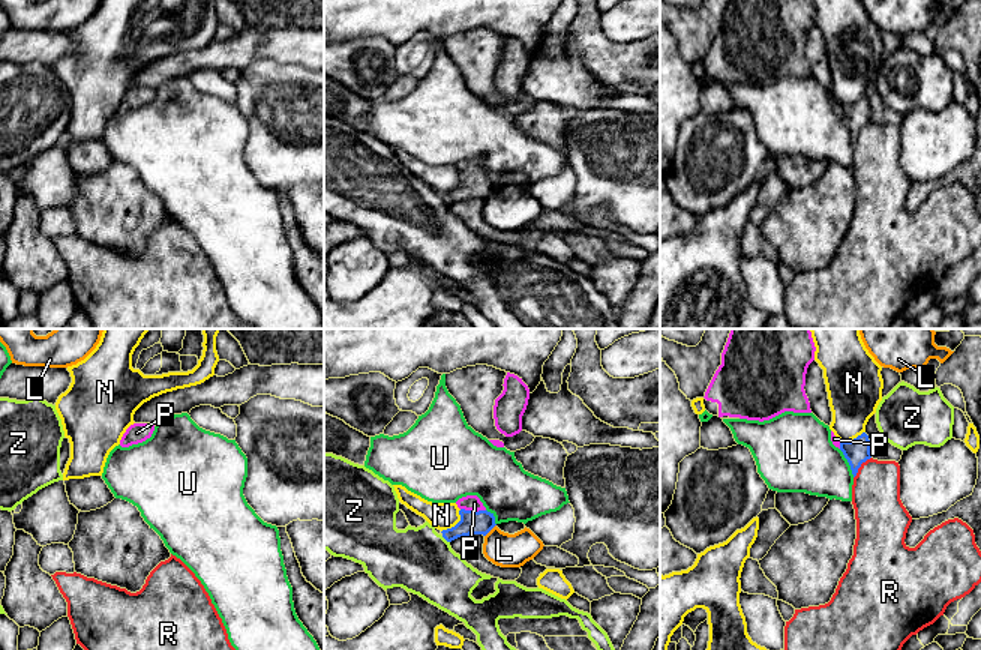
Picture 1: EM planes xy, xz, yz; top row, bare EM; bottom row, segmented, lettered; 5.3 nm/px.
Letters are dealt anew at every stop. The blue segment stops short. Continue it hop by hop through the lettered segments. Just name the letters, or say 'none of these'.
P

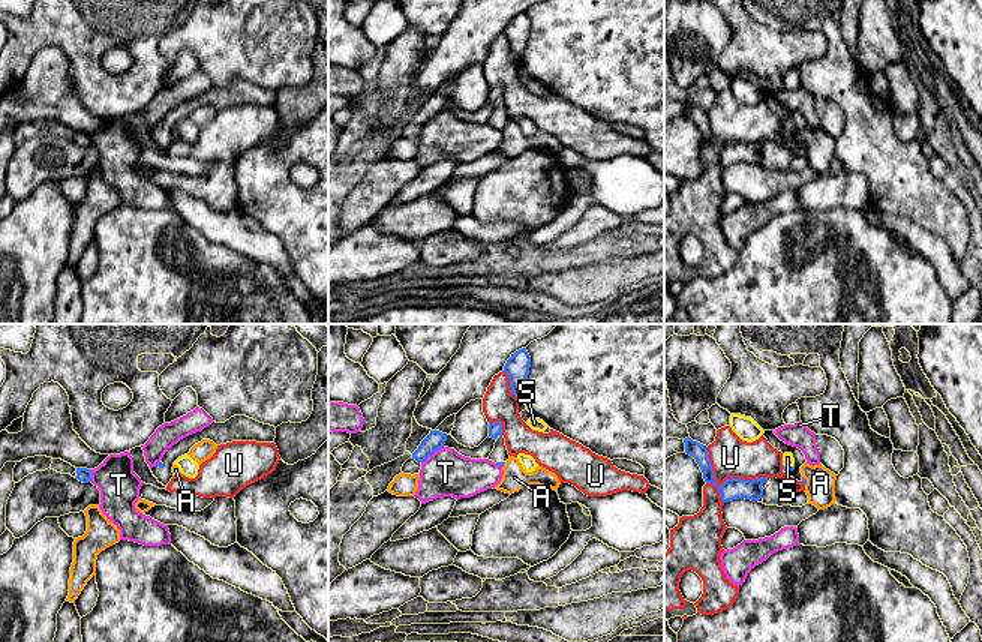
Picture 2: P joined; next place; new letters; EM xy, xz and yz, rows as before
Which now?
none of these

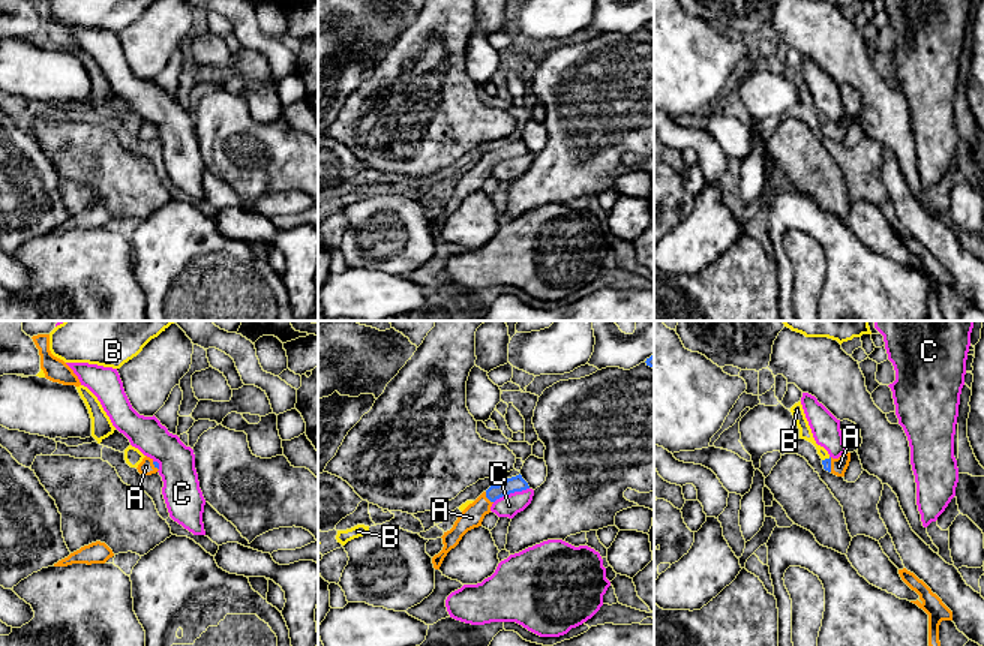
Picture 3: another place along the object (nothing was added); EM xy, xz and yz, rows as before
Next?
A

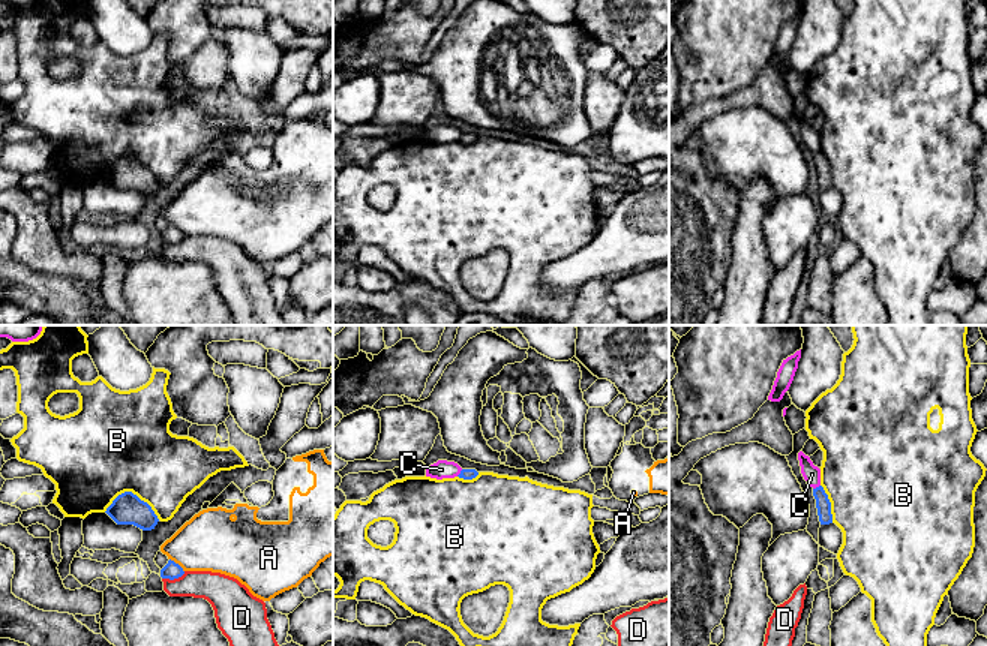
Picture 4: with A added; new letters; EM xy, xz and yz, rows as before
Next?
none of these

